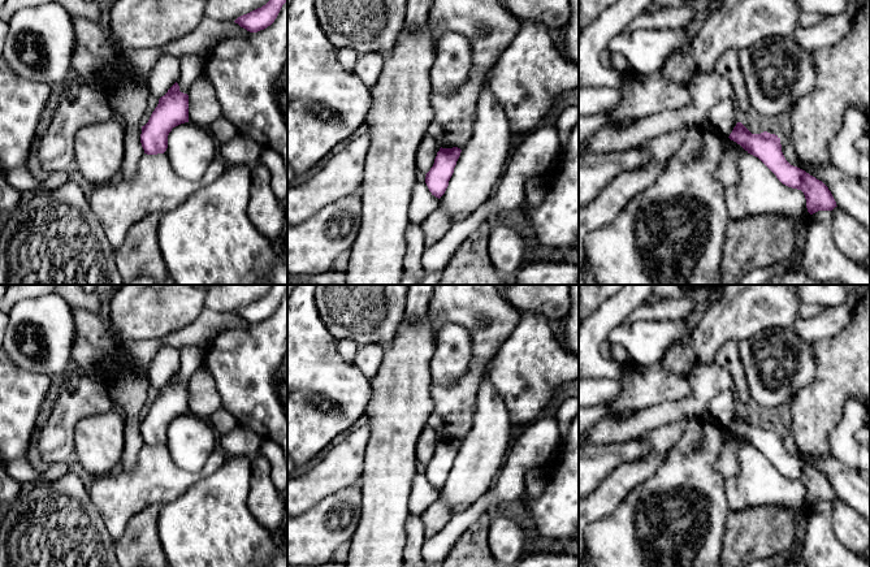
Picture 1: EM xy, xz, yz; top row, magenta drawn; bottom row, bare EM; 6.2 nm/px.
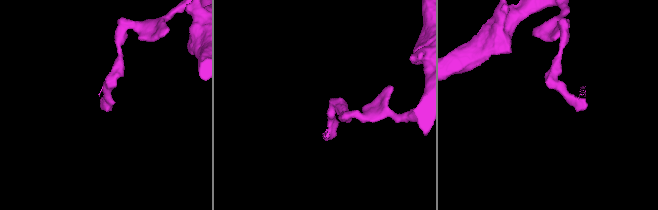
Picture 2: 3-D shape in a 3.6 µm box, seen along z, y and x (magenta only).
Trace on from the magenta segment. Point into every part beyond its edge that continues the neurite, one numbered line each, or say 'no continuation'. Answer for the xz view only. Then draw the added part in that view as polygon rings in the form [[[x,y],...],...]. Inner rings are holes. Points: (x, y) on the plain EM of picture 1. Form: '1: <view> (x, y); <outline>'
no continuation

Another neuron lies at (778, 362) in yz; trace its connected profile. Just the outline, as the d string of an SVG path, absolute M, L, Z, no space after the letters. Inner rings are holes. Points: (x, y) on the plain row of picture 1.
M793 326L770 328L737 342L749 395L767 415L788 406L798 389L813 382L811 347Z

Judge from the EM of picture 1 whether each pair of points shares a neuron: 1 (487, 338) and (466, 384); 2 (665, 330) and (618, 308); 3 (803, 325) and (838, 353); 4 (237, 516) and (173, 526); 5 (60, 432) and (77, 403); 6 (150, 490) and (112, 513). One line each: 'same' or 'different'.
1: same
2: different
3: different
4: same
5: same
6: same

